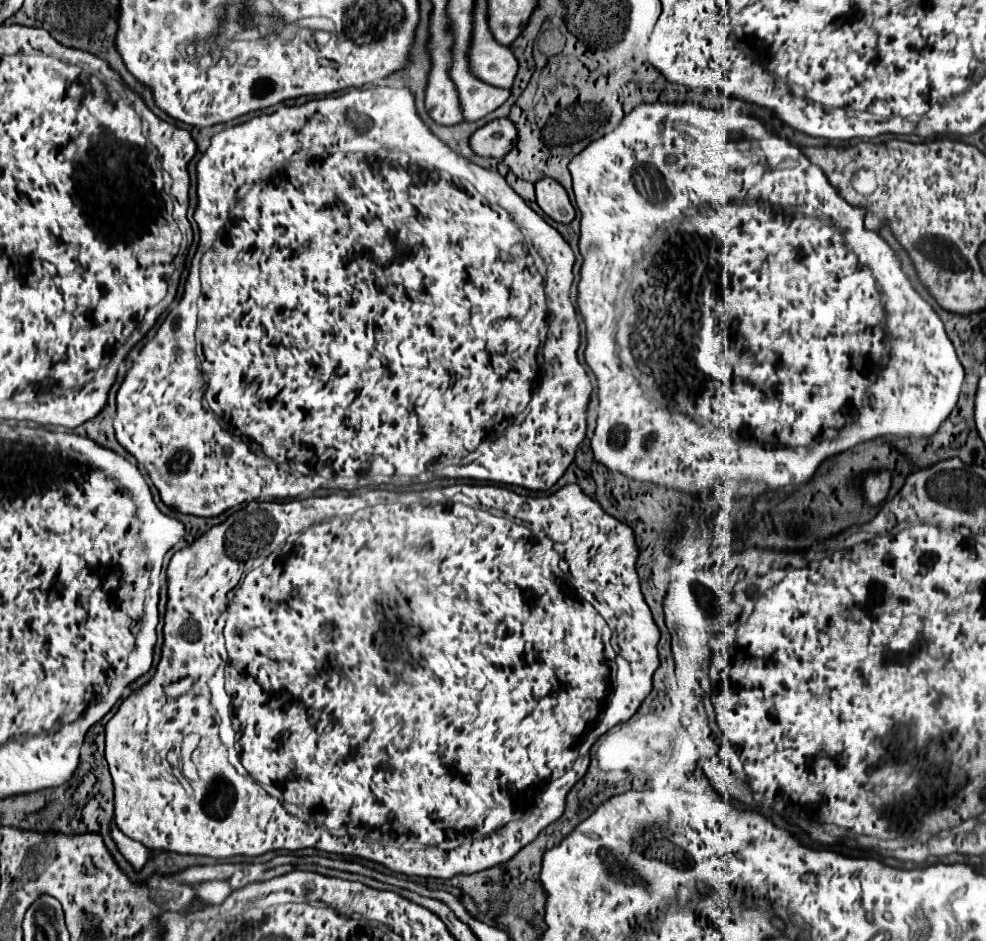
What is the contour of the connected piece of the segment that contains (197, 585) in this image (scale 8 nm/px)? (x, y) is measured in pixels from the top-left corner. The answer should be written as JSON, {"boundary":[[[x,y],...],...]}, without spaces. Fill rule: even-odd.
{"boundary":[[[454,484],[454,486],[450,486],[450,488],[428,488],[428,490],[422,490],[422,492],[388,492],[388,490],[386,490],[386,489],[373,489],[373,490],[368,490],[368,492],[364,492],[364,494],[357,494],[357,492],[351,492],[351,493],[349,493],[349,492],[340,492],[340,491],[338,491],[338,492],[333,492],[333,493],[331,493],[331,494],[329,494],[329,495],[327,495],[327,496],[313,496],[313,497],[310,497],[310,498],[306,498],[306,500],[294,500],[294,502],[288,502],[288,504],[278,504],[278,502],[250,502],[250,504],[248,504],[248,506],[246,506],[246,508],[242,508],[242,510],[238,510],[238,512],[234,512],[234,514],[230,514],[230,516],[228,516],[228,518],[226,518],[226,520],[224,520],[224,522],[222,522],[222,524],[218,524],[218,526],[214,526],[214,528],[210,528],[210,530],[208,530],[208,532],[206,532],[206,534],[204,534],[204,536],[200,536],[200,538],[198,538],[198,540],[196,540],[196,542],[194,542],[194,544],[190,544],[190,546],[186,546],[186,548],[182,548],[182,550],[178,550],[178,552],[176,552],[176,554],[174,554],[174,556],[172,556],[172,560],[170,560],[170,566],[168,566],[168,610],[166,610],[166,618],[164,618],[164,646],[162,646],[162,660],[160,660],[160,664],[158,664],[158,670],[156,670],[156,674],[154,674],[154,678],[152,678],[152,680],[150,680],[150,682],[148,682],[148,684],[146,684],[146,686],[142,686],[142,688],[140,688],[140,690],[138,690],[138,692],[134,692],[134,694],[132,694],[132,696],[130,696],[130,698],[126,698],[126,700],[124,700],[124,702],[122,702],[122,704],[120,704],[120,708],[118,708],[118,712],[116,712],[116,714],[114,714],[114,716],[112,716],[112,720],[110,720],[110,722],[108,722],[108,724],[106,724],[106,726],[104,726],[104,728],[106,728],[106,730],[104,730],[104,736],[106,736],[106,760],[108,760],[108,766],[110,766],[110,772],[112,772],[112,778],[114,778],[114,822],[116,822],[116,826],[118,826],[118,828],[120,828],[120,832],[124,832],[124,834],[126,834],[126,836],[128,836],[128,838],[134,838],[134,840],[138,840],[138,842],[142,842],[142,844],[144,844],[144,846],[146,846],[146,848],[150,848],[150,850],[166,850],[166,852],[176,852],[176,854],[194,854],[194,856],[210,856],[210,858],[230,858],[230,856],[262,856],[262,854],[266,854],[266,852],[274,852],[274,850],[288,850],[288,852],[294,852],[294,850],[302,850],[302,848],[316,848],[316,850],[324,850],[324,852],[330,852],[330,854],[342,854],[342,856],[356,856],[356,858],[364,858],[364,860],[372,860],[372,862],[378,862],[378,864],[382,864],[382,866],[386,866],[386,868],[388,868],[388,870],[392,870],[392,872],[398,872],[398,874],[406,874],[406,876],[422,876],[422,878],[442,878],[442,880],[448,880],[448,878],[452,878],[452,876],[456,876],[456,874],[474,874],[474,872],[480,872],[480,870],[486,870],[486,868],[492,868],[492,866],[496,866],[496,864],[502,864],[502,862],[506,862],[506,860],[510,860],[510,858],[512,858],[512,856],[514,856],[514,854],[516,854],[516,852],[518,852],[518,850],[520,850],[520,848],[524,848],[524,846],[526,846],[526,844],[530,844],[530,842],[532,842],[532,840],[534,840],[534,838],[536,838],[536,836],[538,836],[538,834],[540,834],[540,832],[542,832],[542,830],[544,830],[544,828],[546,828],[546,826],[548,826],[548,824],[552,824],[552,822],[554,822],[554,820],[558,820],[558,818],[560,818],[560,816],[562,816],[562,814],[563,814],[563,812],[564,812],[564,810],[565,810],[565,804],[566,804],[566,796],[567,796],[567,794],[568,794],[568,792],[569,792],[569,791],[570,791],[570,790],[571,790],[571,788],[572,788],[572,787],[573,787],[573,786],[574,786],[574,785],[575,785],[575,784],[576,784],[576,782],[578,782],[578,780],[580,780],[580,778],[582,778],[582,776],[584,776],[584,774],[586,774],[586,768],[588,768],[588,762],[590,762],[590,758],[588,758],[588,755],[589,755],[589,752],[590,752],[590,749],[591,749],[591,747],[592,747],[592,745],[593,745],[593,744],[594,744],[594,743],[595,743],[595,742],[596,742],[596,741],[597,741],[597,739],[598,739],[598,737],[600,737],[600,736],[601,736],[601,735],[603,735],[603,734],[604,734],[604,733],[606,733],[606,732],[607,732],[607,731],[608,731],[608,730],[610,730],[610,728],[614,728],[614,726],[616,726],[616,724],[622,724],[622,722],[626,722],[626,720],[630,720],[630,718],[632,718],[632,716],[634,716],[634,712],[636,712],[636,710],[638,710],[638,706],[640,706],[640,704],[642,704],[642,700],[644,700],[644,698],[646,698],[646,694],[648,694],[648,692],[650,692],[650,690],[652,690],[652,674],[654,674],[654,672],[656,672],[656,668],[658,668],[658,650],[656,650],[656,644],[658,644],[658,640],[660,640],[660,630],[658,630],[658,626],[656,626],[656,624],[654,624],[654,620],[652,620],[652,612],[650,612],[650,608],[648,608],[648,606],[646,606],[646,602],[644,602],[644,596],[642,596],[642,592],[640,592],[640,582],[638,582],[638,574],[636,574],[636,570],[634,570],[634,562],[636,562],[636,558],[638,558],[638,548],[636,548],[636,544],[634,544],[634,532],[632,532],[632,528],[630,528],[630,526],[626,526],[626,524],[622,524],[622,522],[620,522],[620,520],[616,520],[616,518],[614,518],[614,516],[610,516],[610,514],[606,514],[606,512],[604,512],[604,510],[602,510],[602,508],[600,508],[600,504],[598,504],[598,502],[596,502],[596,500],[592,500],[592,498],[590,498],[590,496],[586,496],[586,494],[584,494],[584,492],[582,492],[582,490],[580,490],[580,486],[576,486],[576,484],[568,484],[568,486],[564,486],[564,488],[560,488],[560,490],[558,490],[558,492],[554,492],[554,494],[550,494],[550,496],[538,496],[538,498],[534,498],[534,496],[518,496],[518,494],[516,494],[516,492],[512,492],[512,490],[508,490],[508,488],[500,488],[500,486],[492,486],[492,484],[472,484],[472,486],[470,486],[470,484]],[[290,536],[292,536],[292,542],[294,542],[294,546],[296,546],[296,542],[302,542],[302,544],[298,544],[298,546],[306,546],[306,548],[310,548],[310,550],[314,550],[314,556],[320,556],[320,554],[322,554],[322,556],[320,556],[320,558],[316,558],[316,560],[312,560],[312,556],[294,556],[294,546],[290,546],[290,556],[286,556],[286,558],[284,558],[284,546],[282,546],[282,548],[280,548],[280,550],[272,550],[272,554],[270,554],[270,556],[268,556],[268,558],[264,558],[264,562],[262,562],[262,564],[260,564],[260,566],[258,566],[258,568],[252,568],[252,570],[250,570],[250,572],[248,572],[248,574],[246,574],[246,576],[244,576],[244,572],[246,572],[246,562],[248,562],[248,558],[256,558],[256,556],[258,556],[258,554],[260,554],[260,550],[264,550],[264,548],[268,548],[268,544],[270,544],[270,542],[272,542],[272,540],[274,540],[274,542],[280,542],[280,544],[282,544],[282,542],[286,542],[286,540],[288,540],[288,538],[290,538]],[[318,542],[324,542],[324,544],[328,544],[328,550],[326,550],[326,548],[324,548],[324,546],[322,546],[322,552],[320,552],[320,554],[318,554],[318,550],[320,550],[320,548],[318,548]],[[224,638],[226,638],[226,652],[228,652],[228,666],[226,666],[226,690],[228,690],[228,694],[230,694],[230,720],[228,720],[228,722],[226,722],[226,724],[224,724],[224,722],[222,722],[222,716],[220,716],[220,717],[219,717],[219,715],[218,715],[218,713],[217,713],[217,712],[218,712],[218,708],[217,708],[217,711],[214,711],[214,709],[213,709],[213,705],[212,705],[212,704],[211,704],[211,692],[210,692],[210,689],[209,689],[209,688],[210,688],[210,686],[208,686],[208,681],[209,681],[209,682],[210,682],[210,678],[212,678],[212,676],[214,676],[214,672],[215,672],[215,674],[216,674],[216,672],[218,672],[218,669],[217,669],[217,670],[216,670],[216,668],[218,668],[218,666],[219,666],[219,668],[220,668],[220,650],[225,650],[225,639],[224,639]],[[616,664],[617,664],[617,675],[616,675],[616,685],[617,685],[617,687],[614,687],[614,694],[612,694],[612,696],[610,696],[610,698],[608,698],[608,710],[604,710],[604,708],[606,708],[606,696],[608,696],[608,682],[610,682],[610,680],[612,680],[612,678],[614,678],[614,674],[616,674]],[[186,676],[188,676],[188,678],[192,678],[192,680],[194,680],[194,686],[192,686],[192,690],[190,690],[190,694],[184,694],[184,696],[182,696],[182,698],[178,698],[178,700],[166,700],[166,698],[164,698],[164,688],[166,688],[166,686],[168,686],[168,684],[172,684],[172,682],[176,682],[176,680],[182,680],[182,678],[186,678]],[[176,712],[186,712],[186,714],[188,714],[188,716],[183,716],[183,726],[186,726],[186,724],[187,724],[187,723],[189,723],[189,725],[190,725],[190,727],[191,727],[191,731],[196,731],[196,734],[201,734],[201,735],[202,735],[202,734],[203,734],[203,735],[202,735],[202,737],[201,737],[201,739],[200,739],[200,741],[199,741],[199,743],[198,743],[198,746],[197,746],[197,748],[196,748],[196,749],[195,749],[195,751],[194,751],[194,752],[196,752],[196,750],[200,750],[200,744],[204,744],[204,742],[202,742],[202,740],[204,740],[204,738],[212,738],[212,742],[206,742],[206,746],[208,746],[208,744],[214,744],[214,748],[216,748],[216,754],[220,754],[220,756],[222,756],[222,750],[224,750],[224,748],[226,748],[226,747],[225,747],[225,746],[227,746],[227,748],[228,748],[228,760],[229,760],[229,762],[230,762],[230,763],[231,763],[231,764],[232,764],[232,765],[233,765],[233,766],[234,766],[234,767],[235,767],[235,768],[236,768],[236,770],[237,770],[237,771],[240,771],[240,774],[242,774],[242,775],[245,775],[245,773],[246,773],[246,772],[248,772],[248,774],[250,774],[250,776],[252,776],[252,778],[250,778],[250,776],[240,776],[240,774],[232,774],[232,776],[224,776],[224,772],[214,772],[214,770],[212,770],[212,772],[210,772],[210,768],[214,768],[214,766],[204,766],[204,770],[202,770],[202,766],[198,766],[198,776],[200,776],[200,780],[196,780],[196,782],[192,782],[192,781],[191,781],[191,782],[190,782],[190,784],[192,784],[192,790],[194,790],[194,794],[192,794],[192,796],[188,796],[188,794],[186,794],[186,790],[184,790],[184,788],[182,788],[182,784],[180,784],[180,782],[178,782],[178,778],[176,778],[176,776],[174,776],[174,772],[172,772],[172,766],[170,766],[170,764],[168,764],[168,762],[166,762],[166,754],[168,754],[168,750],[170,750],[170,748],[174,748],[174,750],[175,750],[175,753],[176,753],[176,754],[177,754],[177,755],[178,755],[178,757],[179,757],[179,763],[180,763],[180,765],[182,765],[182,755],[181,755],[181,745],[180,745],[180,744],[178,744],[178,745],[174,745],[174,728],[176,728],[176,726],[172,726],[172,724],[164,724],[164,722],[168,722],[168,714],[172,714],[172,718],[176,718]],[[268,786],[276,786],[276,788],[278,788],[278,790],[280,790],[280,792],[282,792],[282,796],[284,796],[284,802],[280,802],[280,800],[278,800],[278,798],[274,798],[274,796],[270,796],[270,794],[268,794]],[[286,804],[292,804],[292,806],[296,806],[296,808],[298,808],[298,814],[296,814],[296,812],[294,812],[294,814],[292,814],[292,810],[288,810],[288,808],[286,808]]]}

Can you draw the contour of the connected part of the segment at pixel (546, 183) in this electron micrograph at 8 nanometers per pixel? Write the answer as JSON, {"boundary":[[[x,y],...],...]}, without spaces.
{"boundary":[[[542,178],[536,182],[536,202],[556,222],[570,224],[576,216],[566,190],[552,178]]]}

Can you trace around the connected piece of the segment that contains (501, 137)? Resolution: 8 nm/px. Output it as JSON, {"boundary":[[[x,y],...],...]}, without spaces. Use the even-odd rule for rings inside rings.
{"boundary":[[[498,118],[482,126],[470,138],[470,146],[476,154],[490,158],[504,158],[516,144],[518,130],[510,118]]]}

